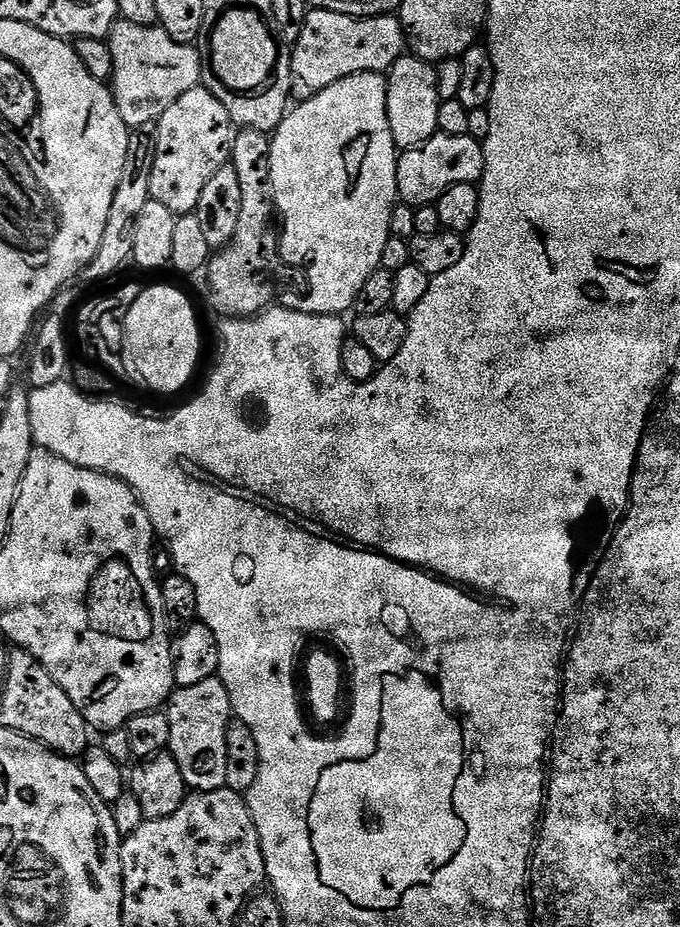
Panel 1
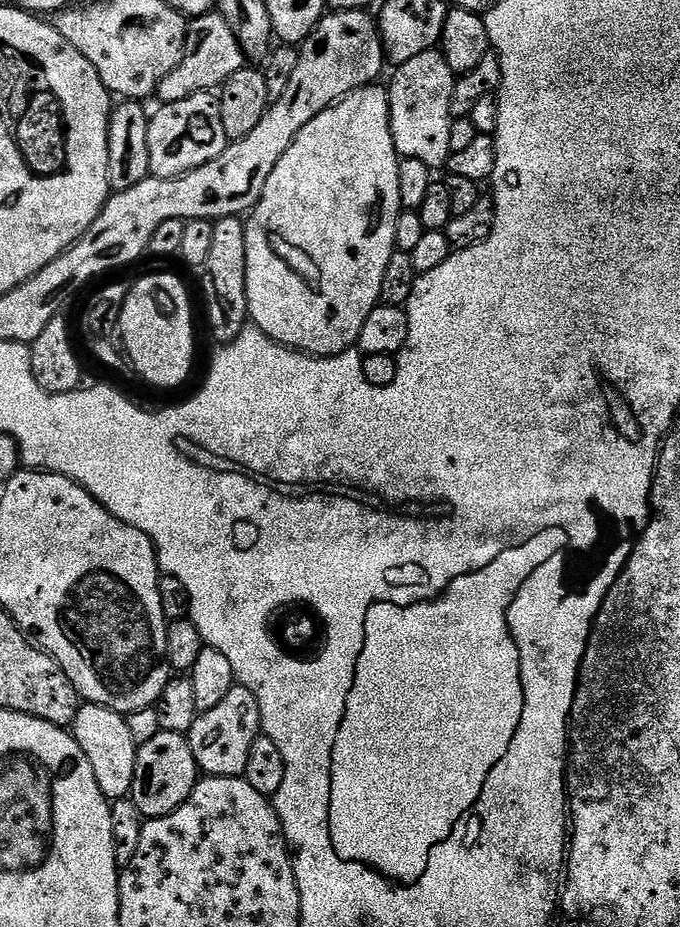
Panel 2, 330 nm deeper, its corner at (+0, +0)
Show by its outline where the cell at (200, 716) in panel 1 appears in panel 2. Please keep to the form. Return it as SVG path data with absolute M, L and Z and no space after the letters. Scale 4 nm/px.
M233 686L214 710L197 715L194 726L186 735L188 745L194 750L197 769L204 776L243 777L246 761L250 759L250 746L254 746L261 732L258 698L254 698L250 690Z

